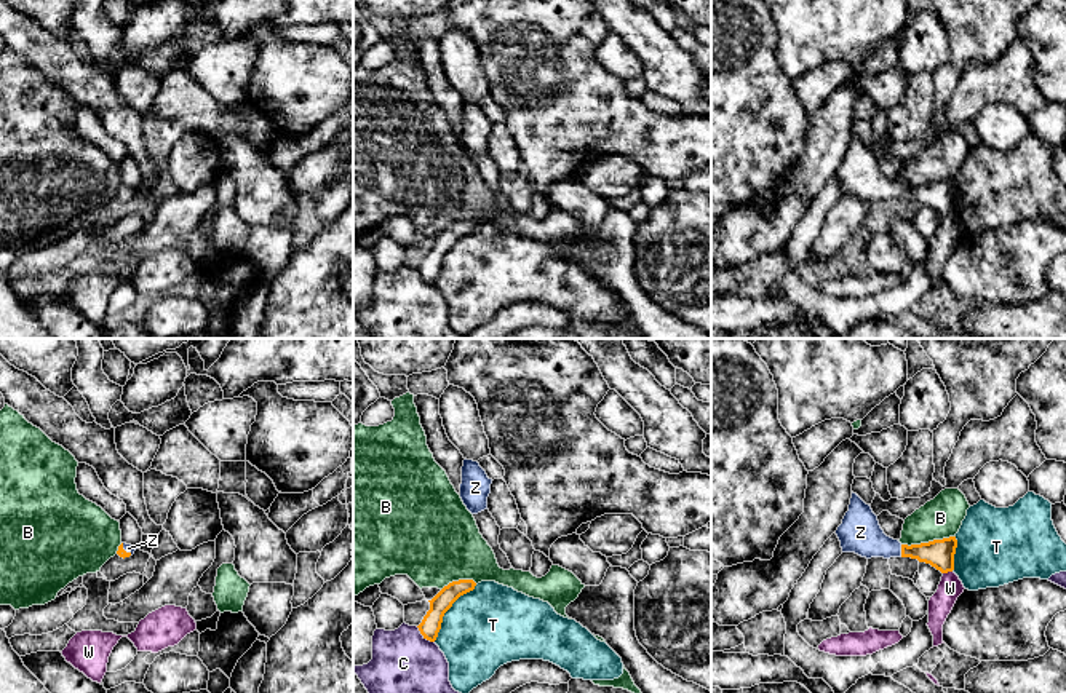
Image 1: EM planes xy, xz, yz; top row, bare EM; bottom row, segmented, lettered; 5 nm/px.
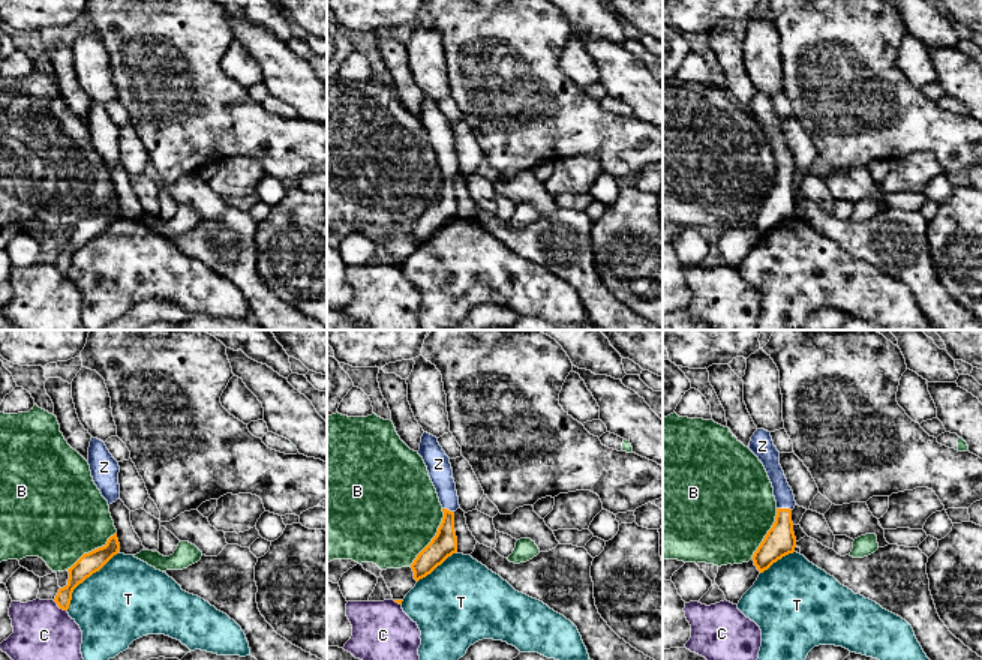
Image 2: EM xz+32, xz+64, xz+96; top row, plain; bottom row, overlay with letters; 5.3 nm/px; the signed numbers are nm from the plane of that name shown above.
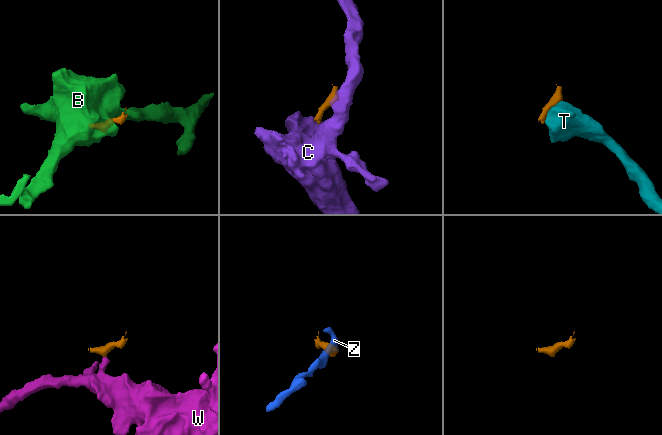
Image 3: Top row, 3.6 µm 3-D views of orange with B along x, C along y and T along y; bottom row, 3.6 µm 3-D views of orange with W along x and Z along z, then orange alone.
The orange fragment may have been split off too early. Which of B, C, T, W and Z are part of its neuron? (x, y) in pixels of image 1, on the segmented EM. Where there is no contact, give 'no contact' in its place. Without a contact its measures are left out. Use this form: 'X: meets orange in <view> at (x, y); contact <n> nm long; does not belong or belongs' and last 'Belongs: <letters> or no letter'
B: meets orange in yz at (929, 542); contact 280 nm long; does not belong
C: meets orange in xz at (424, 636); contact 130 nm long; does not belong
T: meets orange in xz at (448, 609); contact 360 nm long; does not belong
W: meets orange in yz at (946, 572); contact 50 nm long; does not belong
Z: meets orange in yz at (902, 550); contact 60 nm long; belongs
Belongs: Z

